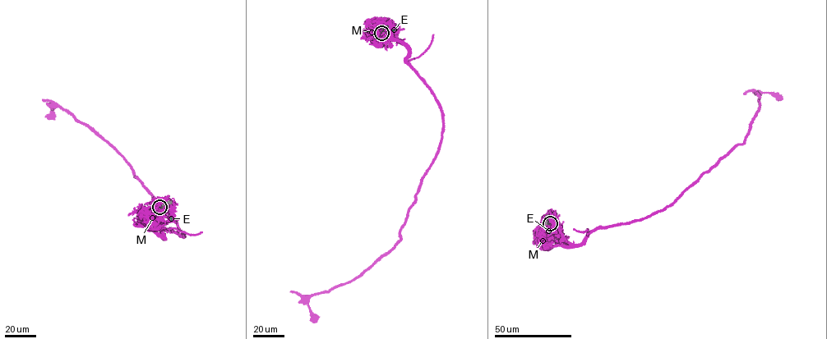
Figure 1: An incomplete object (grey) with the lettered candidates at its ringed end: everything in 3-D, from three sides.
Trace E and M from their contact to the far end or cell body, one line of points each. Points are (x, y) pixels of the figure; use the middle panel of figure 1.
E: (382, 31), (390, 32), (395, 28), (395, 25)
M: (383, 30), (406, 46), (407, 64), (433, 94), (441, 140), (399, 240), (357, 277), (310, 297), (316, 322)

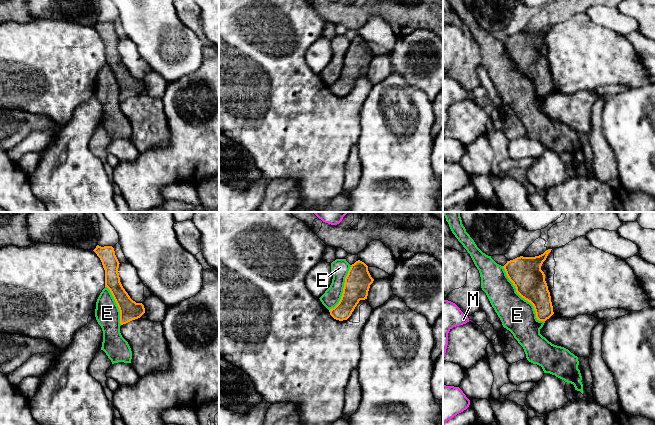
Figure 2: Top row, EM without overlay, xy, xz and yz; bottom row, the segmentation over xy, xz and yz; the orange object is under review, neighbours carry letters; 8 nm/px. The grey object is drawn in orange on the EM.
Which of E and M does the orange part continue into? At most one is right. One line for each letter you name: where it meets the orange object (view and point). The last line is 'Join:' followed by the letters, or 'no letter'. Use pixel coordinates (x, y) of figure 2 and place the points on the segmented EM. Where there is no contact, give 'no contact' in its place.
Join: no letter

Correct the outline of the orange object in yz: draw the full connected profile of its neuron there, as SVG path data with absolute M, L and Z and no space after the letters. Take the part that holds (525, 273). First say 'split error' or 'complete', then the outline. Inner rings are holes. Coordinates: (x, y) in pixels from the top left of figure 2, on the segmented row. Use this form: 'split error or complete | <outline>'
complete | M552 249L535 257L517 257L503 266L507 277L516 288L516 292L530 302L539 321L546 321L553 314L550 292L541 270L543 262Z

